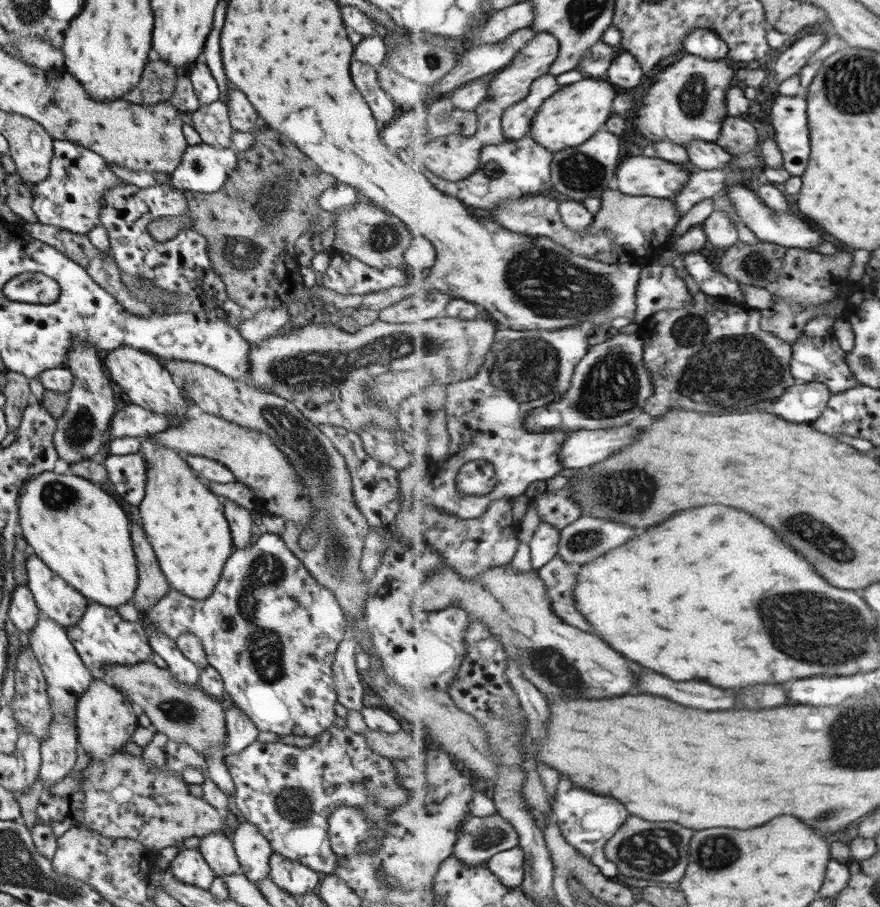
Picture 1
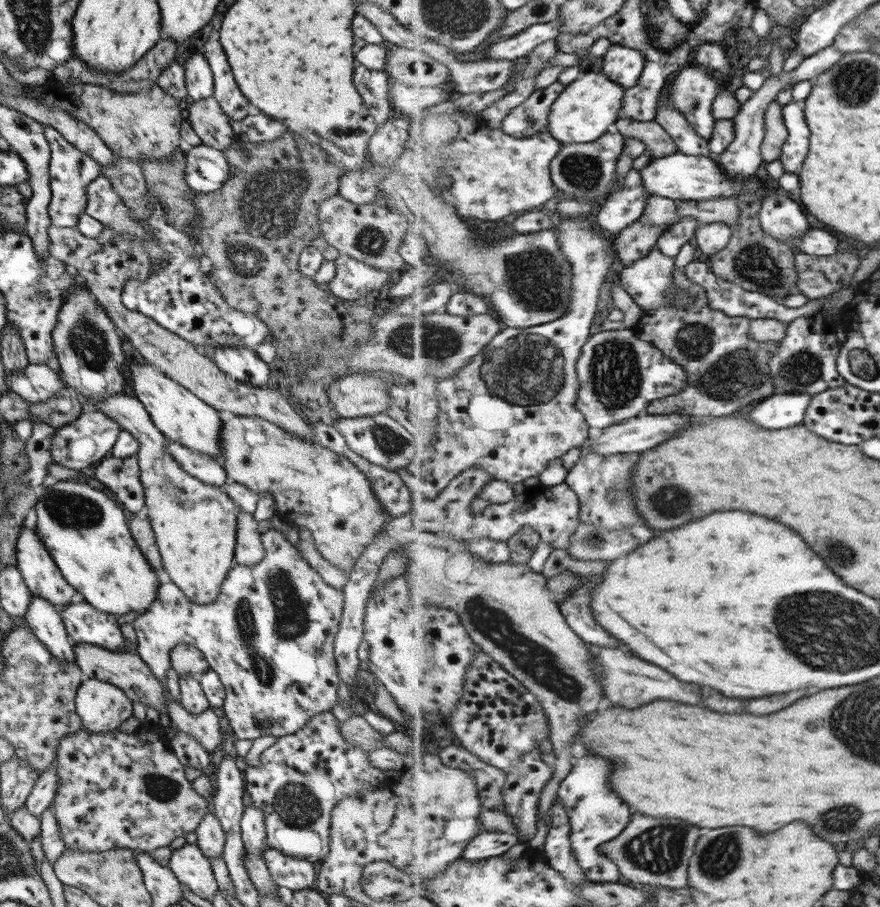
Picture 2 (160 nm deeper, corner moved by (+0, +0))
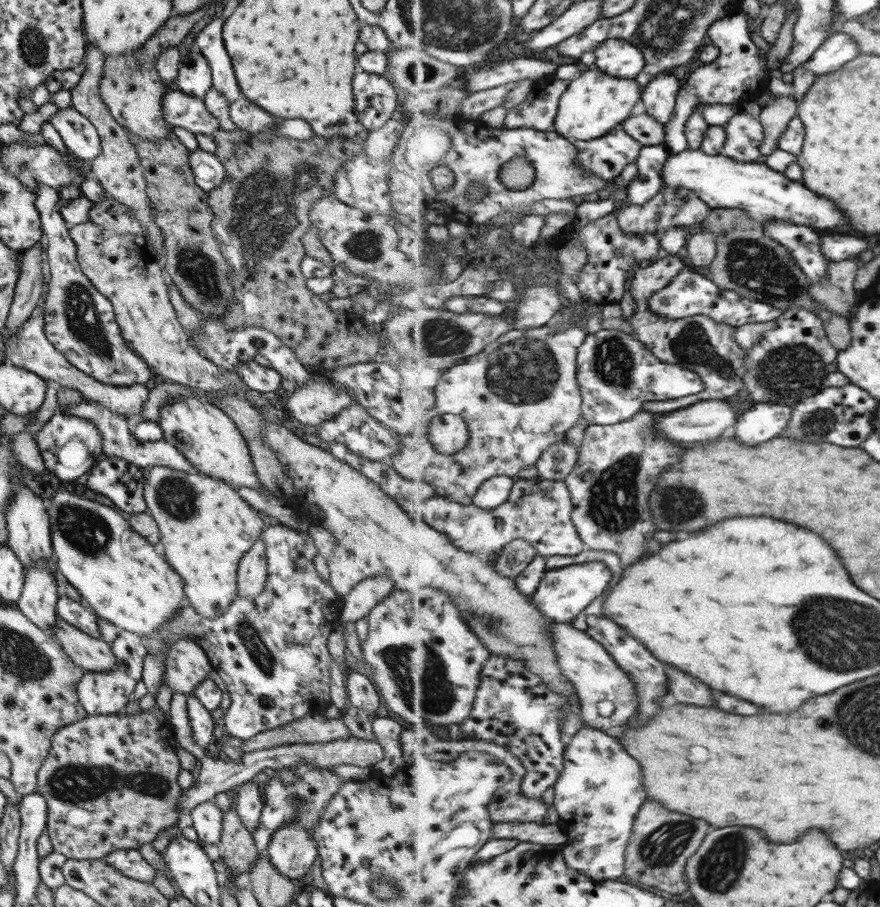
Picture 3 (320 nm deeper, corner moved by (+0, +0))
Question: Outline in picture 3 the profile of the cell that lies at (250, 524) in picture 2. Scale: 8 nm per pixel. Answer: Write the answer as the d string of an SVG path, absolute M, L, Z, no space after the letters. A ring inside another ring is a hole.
M260 537L245 552L237 569L236 594L241 597L255 597L263 591L265 583L266 562L264 558L264 545Z

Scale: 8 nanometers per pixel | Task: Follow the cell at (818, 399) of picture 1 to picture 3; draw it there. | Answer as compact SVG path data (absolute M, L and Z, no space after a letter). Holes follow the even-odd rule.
M757 402L739 416L733 428L736 438L747 444L764 444L783 434L793 414L791 404Z

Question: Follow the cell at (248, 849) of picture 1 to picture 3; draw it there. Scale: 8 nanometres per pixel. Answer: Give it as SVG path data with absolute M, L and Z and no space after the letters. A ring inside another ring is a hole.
M247 781L234 787L235 796L235 812L250 834L257 826L258 818L262 810L261 796L259 788L255 782Z

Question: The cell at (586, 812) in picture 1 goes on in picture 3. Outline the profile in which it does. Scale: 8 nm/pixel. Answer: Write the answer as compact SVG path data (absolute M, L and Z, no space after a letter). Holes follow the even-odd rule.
M585 726L568 740L564 752L564 772L556 782L554 807L559 818L569 822L569 841L566 843L564 855L570 867L582 870L596 881L621 878L626 867L626 850L632 838L637 813L643 802L647 800L647 790L643 786L641 764L625 752L621 740L608 736L605 731Z

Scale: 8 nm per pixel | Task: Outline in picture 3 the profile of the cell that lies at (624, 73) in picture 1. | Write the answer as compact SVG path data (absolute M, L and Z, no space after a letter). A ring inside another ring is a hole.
M625 39L603 42L594 55L599 71L625 80L636 80L647 64L644 52Z

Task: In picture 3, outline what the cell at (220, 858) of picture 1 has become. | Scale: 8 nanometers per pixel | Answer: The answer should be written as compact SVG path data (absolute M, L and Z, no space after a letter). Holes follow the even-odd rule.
M205 801L196 804L188 814L191 816L192 826L196 832L196 842L218 845L222 827L222 814L215 806L215 801Z

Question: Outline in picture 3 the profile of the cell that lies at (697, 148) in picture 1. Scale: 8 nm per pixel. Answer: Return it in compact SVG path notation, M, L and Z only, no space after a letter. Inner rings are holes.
M673 72L659 74L653 82L644 90L642 100L649 116L653 116L657 122L665 126L671 122L677 110L677 98L682 94L679 80L673 76Z

